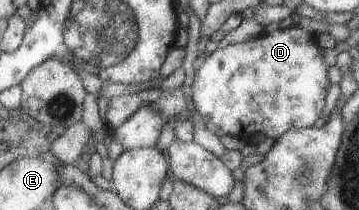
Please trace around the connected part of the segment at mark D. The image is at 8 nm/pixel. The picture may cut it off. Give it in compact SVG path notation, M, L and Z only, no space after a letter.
M295 24L273 32L263 31L245 42L214 49L198 70L194 70L191 84L194 110L202 116L205 127L211 133L216 136L238 136L245 143L258 132L274 139L289 128L310 127L314 120L322 116L320 112L324 97L331 85L326 75L327 66L322 61L322 51L317 43L317 35L305 32Z

